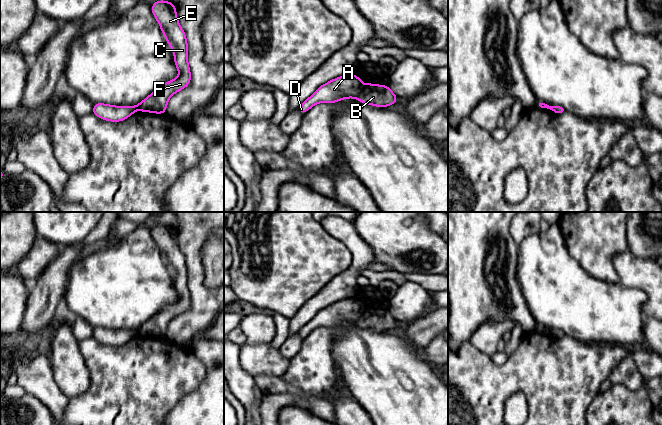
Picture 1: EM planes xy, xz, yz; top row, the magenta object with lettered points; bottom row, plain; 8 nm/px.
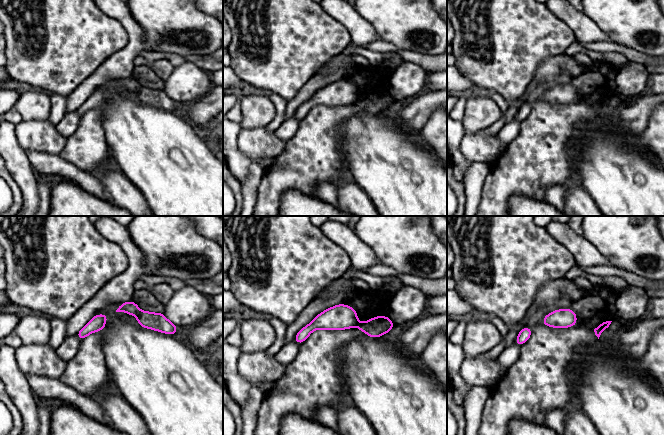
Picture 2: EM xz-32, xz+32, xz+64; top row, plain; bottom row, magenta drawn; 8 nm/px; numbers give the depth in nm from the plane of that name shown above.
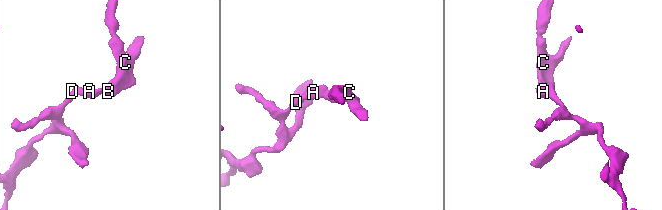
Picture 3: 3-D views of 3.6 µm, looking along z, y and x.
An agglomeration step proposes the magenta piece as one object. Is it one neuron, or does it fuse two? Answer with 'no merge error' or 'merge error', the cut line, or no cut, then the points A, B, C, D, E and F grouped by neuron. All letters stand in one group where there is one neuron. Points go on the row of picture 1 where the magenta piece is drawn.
merge error; cut xz (363, 86), (356, 96); groups A D / B C E F

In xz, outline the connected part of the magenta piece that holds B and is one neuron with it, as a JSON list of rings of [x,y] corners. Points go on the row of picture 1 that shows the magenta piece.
[[[369,83],[362,87],[357,99],[361,103],[376,107],[388,107],[395,104],[398,100],[398,97],[387,85],[376,85]]]

